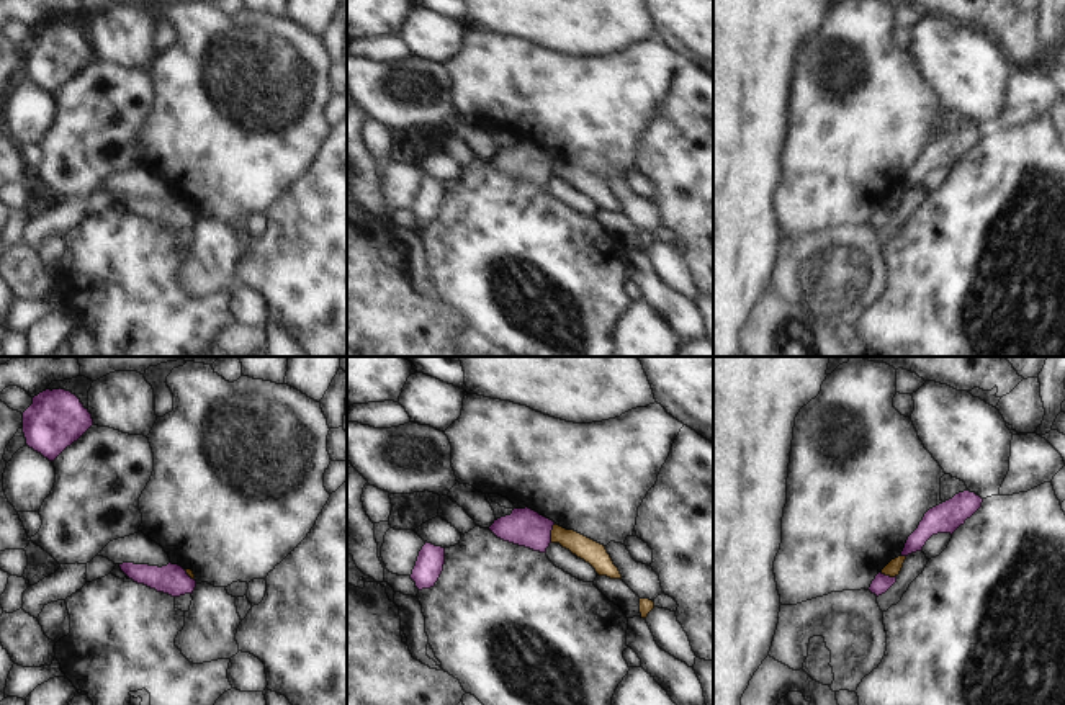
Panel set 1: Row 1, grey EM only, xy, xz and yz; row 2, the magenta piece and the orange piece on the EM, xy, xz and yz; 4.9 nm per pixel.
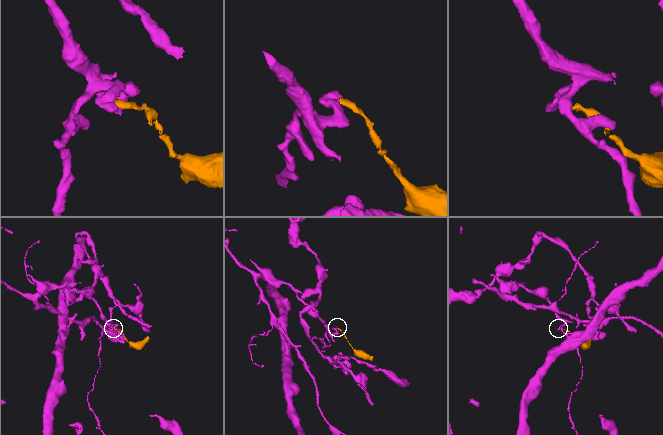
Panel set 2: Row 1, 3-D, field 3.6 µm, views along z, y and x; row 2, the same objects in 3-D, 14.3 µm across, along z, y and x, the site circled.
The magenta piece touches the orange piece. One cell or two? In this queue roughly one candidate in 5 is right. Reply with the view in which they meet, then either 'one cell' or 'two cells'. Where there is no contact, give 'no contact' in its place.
meets magenta in xz; two cells

